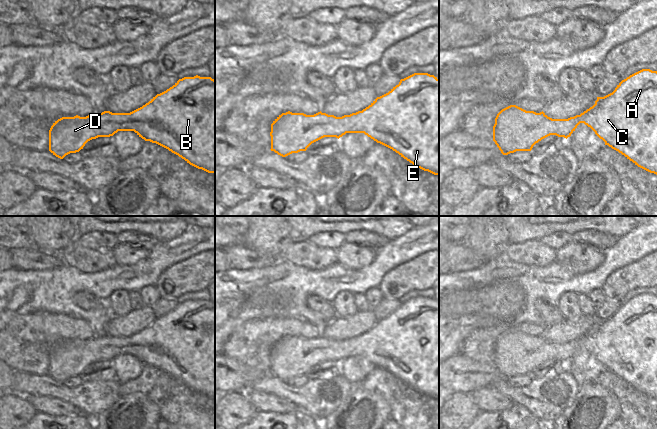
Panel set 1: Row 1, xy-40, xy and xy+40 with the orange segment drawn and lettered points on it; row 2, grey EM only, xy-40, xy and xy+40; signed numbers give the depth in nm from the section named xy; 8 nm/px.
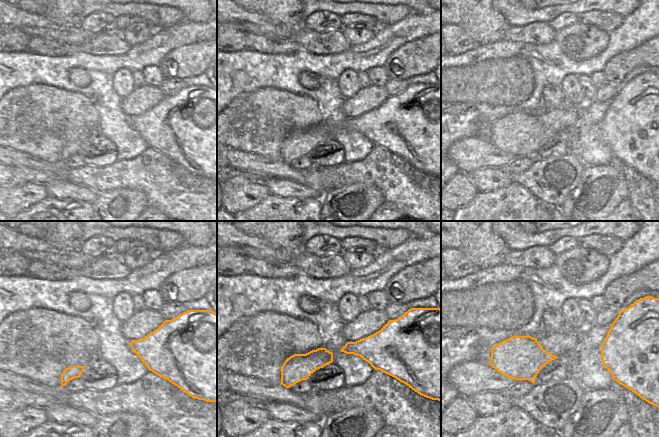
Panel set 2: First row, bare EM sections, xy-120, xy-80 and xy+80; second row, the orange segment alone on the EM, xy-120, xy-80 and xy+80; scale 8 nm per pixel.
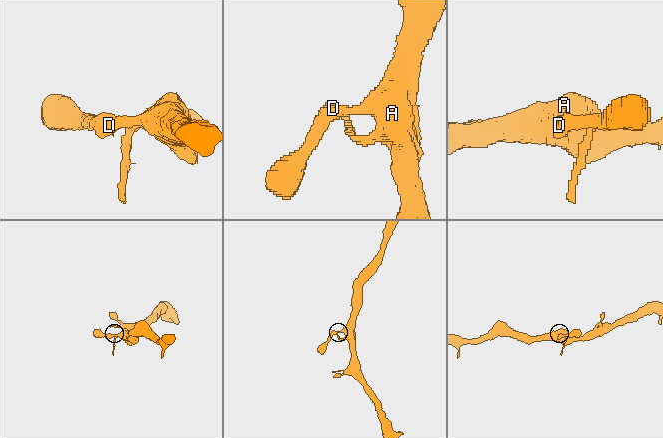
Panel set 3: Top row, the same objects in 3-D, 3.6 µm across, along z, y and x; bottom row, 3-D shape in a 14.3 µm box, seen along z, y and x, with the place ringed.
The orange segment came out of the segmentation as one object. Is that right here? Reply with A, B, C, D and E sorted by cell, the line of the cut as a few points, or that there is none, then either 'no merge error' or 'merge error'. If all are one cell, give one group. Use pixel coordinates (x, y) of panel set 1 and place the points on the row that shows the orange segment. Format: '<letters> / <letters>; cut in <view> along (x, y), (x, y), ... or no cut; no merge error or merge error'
A B C D E; no cut; no merge error

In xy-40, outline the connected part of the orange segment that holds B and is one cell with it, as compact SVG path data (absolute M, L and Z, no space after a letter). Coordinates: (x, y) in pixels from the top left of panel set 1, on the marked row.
M184 77L172 87L157 94L148 103L130 113L104 111L86 117L62 117L49 130L49 151L63 159L70 153L79 152L85 144L98 137L110 137L118 131L134 131L145 141L156 143L184 159L190 165L215 174L215 80L211 77Z

